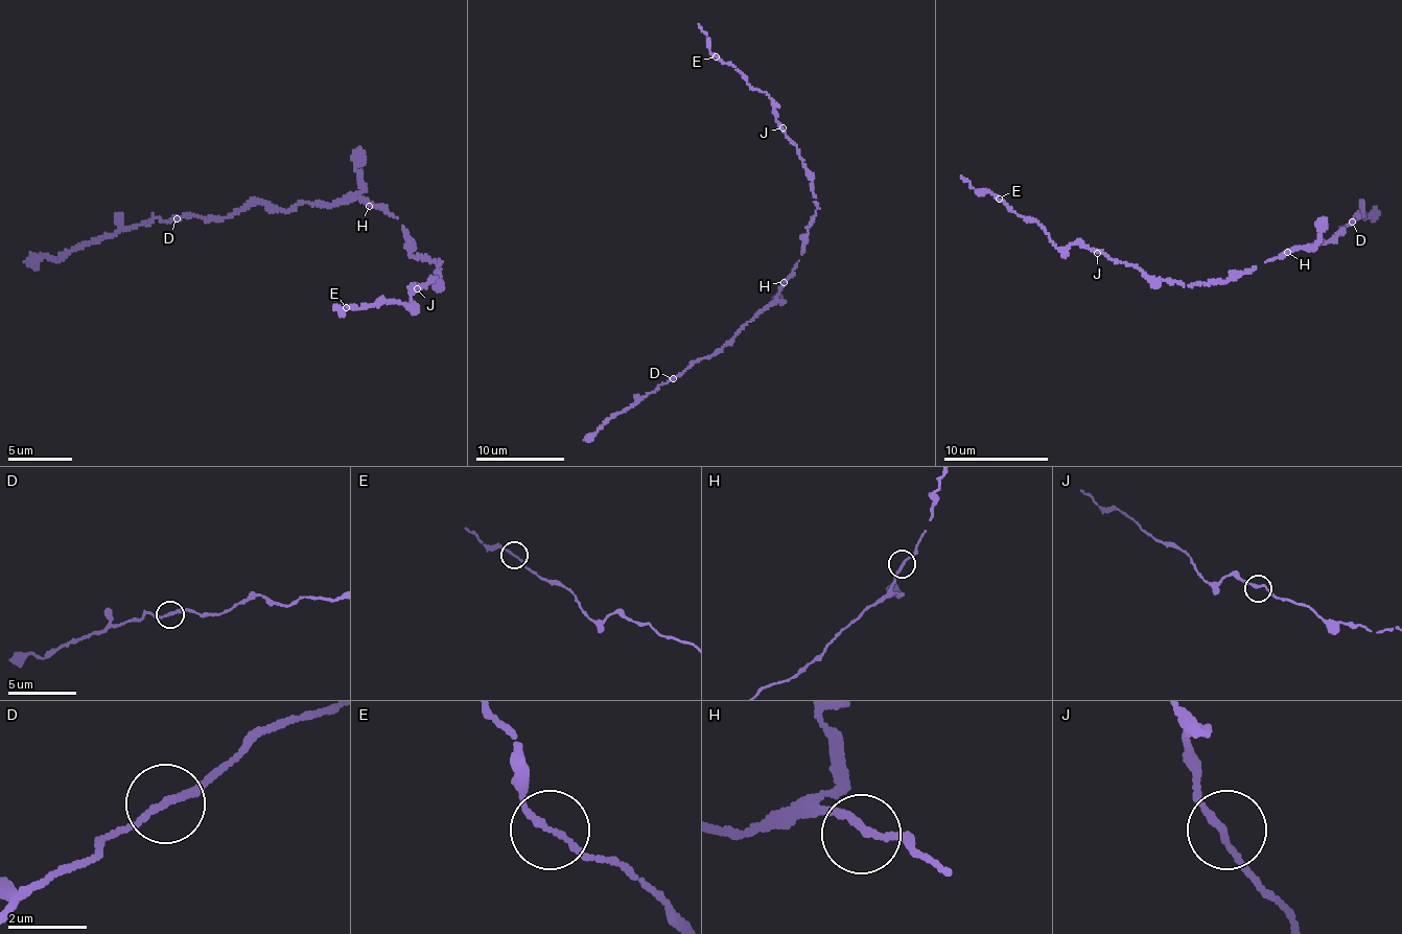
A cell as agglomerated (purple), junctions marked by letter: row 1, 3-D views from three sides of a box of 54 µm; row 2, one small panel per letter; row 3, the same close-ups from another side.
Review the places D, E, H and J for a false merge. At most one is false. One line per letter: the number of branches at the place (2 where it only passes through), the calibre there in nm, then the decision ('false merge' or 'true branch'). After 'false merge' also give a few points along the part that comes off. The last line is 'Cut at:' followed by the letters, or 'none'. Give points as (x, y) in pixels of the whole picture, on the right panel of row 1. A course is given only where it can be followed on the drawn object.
D: 2 branches meet; 180 nm thick; true branch
E: 2 branches meet; 140 nm thick; true branch
H: 2 branches meet; 170 nm thick; true branch
J: 2 branches meet; 160 nm thick; true branch
Cut at: none

